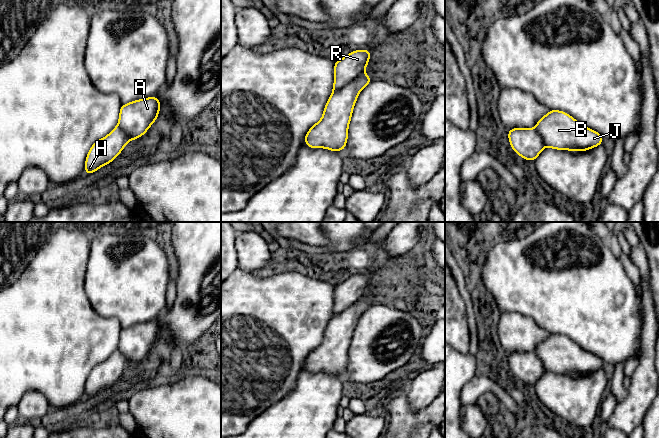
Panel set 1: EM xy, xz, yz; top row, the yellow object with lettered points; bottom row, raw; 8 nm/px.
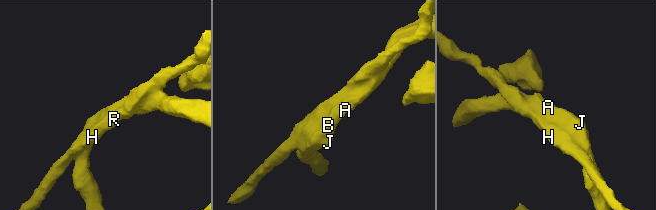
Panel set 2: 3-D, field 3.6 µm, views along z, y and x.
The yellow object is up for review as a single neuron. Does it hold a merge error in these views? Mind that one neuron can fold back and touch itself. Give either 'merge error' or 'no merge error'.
no merge error

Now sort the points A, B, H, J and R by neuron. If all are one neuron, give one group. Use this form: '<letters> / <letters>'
A B H J R

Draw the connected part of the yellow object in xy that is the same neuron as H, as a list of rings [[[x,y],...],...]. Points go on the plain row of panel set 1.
[[[156,320],[122,328],[118,349],[90,372],[85,385],[85,398],[96,396],[111,387],[130,364],[143,360],[158,342],[161,327]]]

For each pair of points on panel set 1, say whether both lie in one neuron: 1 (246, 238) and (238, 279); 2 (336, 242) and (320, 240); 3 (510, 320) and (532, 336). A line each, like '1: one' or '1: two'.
1: two
2: two
3: one

